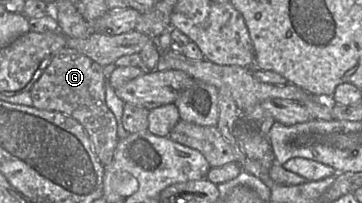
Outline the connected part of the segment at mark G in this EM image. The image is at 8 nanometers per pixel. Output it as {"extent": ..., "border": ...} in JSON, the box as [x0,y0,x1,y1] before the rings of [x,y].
{"extent":[30,47,119,166],"border":[[[65,47],[51,56],[48,66],[30,90],[33,107],[63,113],[85,128],[103,166],[112,160],[119,139],[115,115],[106,104],[106,81],[103,66],[79,51]]]}

